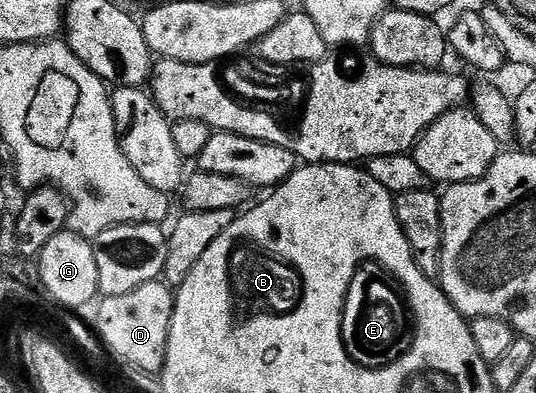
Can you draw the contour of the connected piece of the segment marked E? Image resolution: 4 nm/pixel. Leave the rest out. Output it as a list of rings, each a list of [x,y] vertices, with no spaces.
[[[361,263],[355,270],[341,318],[343,344],[349,357],[357,365],[374,371],[397,362],[415,340],[415,320],[405,289],[401,281],[379,263]]]

